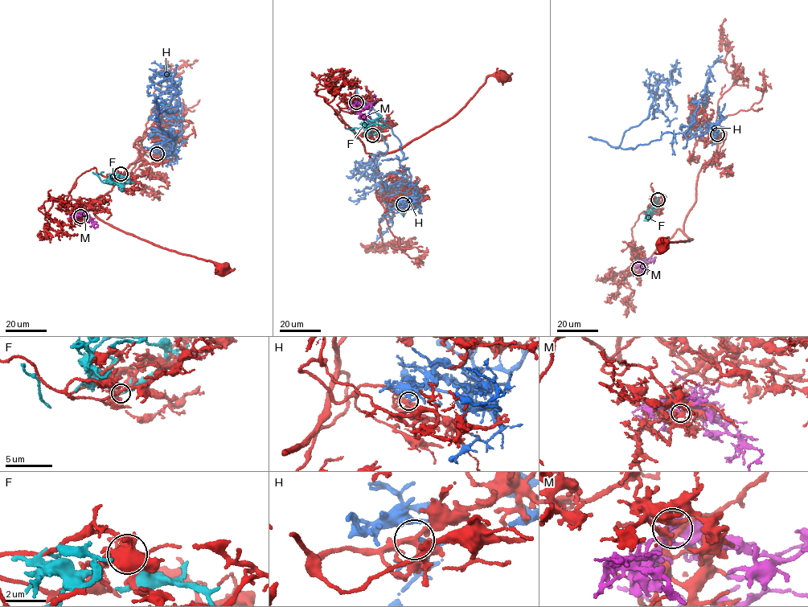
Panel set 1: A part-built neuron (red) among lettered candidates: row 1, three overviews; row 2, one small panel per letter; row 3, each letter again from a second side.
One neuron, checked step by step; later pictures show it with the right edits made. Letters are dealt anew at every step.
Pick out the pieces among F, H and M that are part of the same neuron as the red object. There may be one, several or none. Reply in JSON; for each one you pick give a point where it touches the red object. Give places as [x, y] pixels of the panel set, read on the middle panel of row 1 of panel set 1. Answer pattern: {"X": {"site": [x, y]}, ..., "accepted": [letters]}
{"accepted": []}

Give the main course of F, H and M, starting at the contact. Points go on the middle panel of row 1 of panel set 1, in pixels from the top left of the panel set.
F: (372, 136), (381, 129), (382, 126), (373, 124), (351, 129), (357, 138)
H: (403, 203), (420, 196), (399, 164), (400, 143), (372, 108), (387, 145), (376, 162), (381, 181), (350, 197)
M: (356, 102), (367, 105), (359, 112), (370, 118)

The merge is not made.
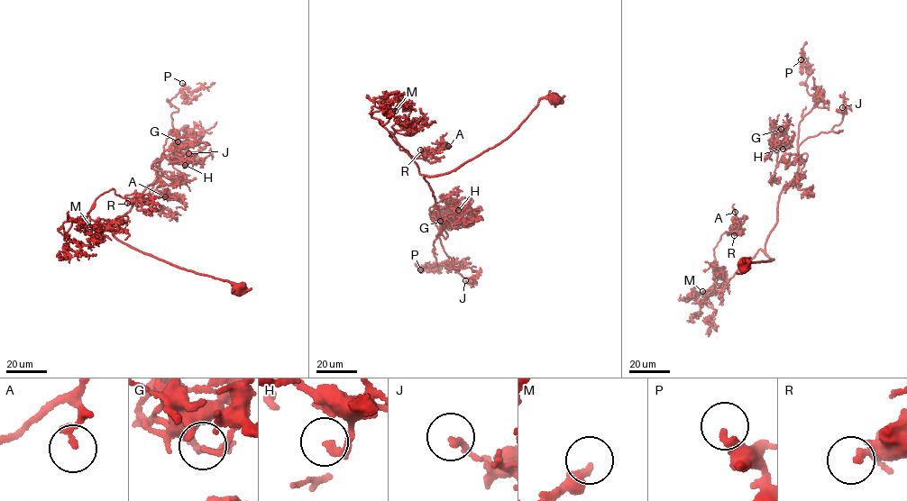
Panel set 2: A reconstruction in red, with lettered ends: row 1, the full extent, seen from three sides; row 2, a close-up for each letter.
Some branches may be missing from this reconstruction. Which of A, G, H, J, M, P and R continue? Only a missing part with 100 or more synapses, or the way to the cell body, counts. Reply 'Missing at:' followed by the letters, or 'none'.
Missing at: M

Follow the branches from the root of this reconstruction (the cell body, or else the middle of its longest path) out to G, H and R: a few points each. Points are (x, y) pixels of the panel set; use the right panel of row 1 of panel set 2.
G: (744, 265), (773, 259), (764, 245), (799, 163), (788, 153), (777, 163), (770, 144), (781, 129)
H: (744, 265), (773, 259), (764, 245), (799, 163), (788, 153), (777, 163), (774, 148), (783, 149)
R: (744, 265), (773, 259), (759, 249), (722, 279), (713, 250), (726, 232), (736, 228), (734, 235)

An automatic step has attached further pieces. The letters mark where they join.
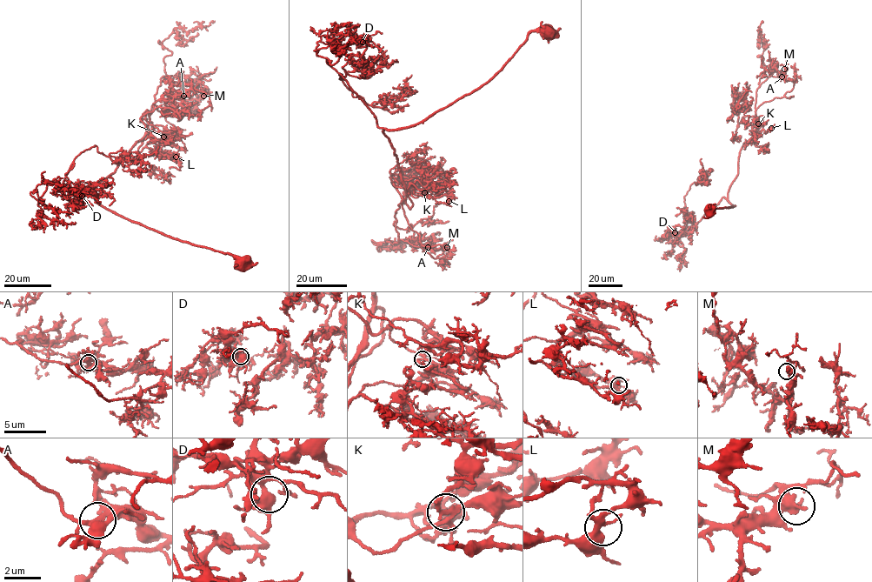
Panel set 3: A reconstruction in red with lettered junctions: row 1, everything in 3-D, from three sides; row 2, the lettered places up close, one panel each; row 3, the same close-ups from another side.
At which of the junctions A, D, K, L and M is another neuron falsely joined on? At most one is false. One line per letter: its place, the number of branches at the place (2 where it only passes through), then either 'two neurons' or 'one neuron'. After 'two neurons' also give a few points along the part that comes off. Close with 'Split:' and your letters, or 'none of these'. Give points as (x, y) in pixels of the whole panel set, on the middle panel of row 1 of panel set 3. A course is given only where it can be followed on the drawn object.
A: place (428, 247); branches 4; one neuron
D: place (362, 42); branches 4; one neuron
K: place (424, 192); branches 4; one neuron
L: place (449, 201); branches 3; one neuron
M: place (447, 247); branches 3; one neuron
Split: none of these

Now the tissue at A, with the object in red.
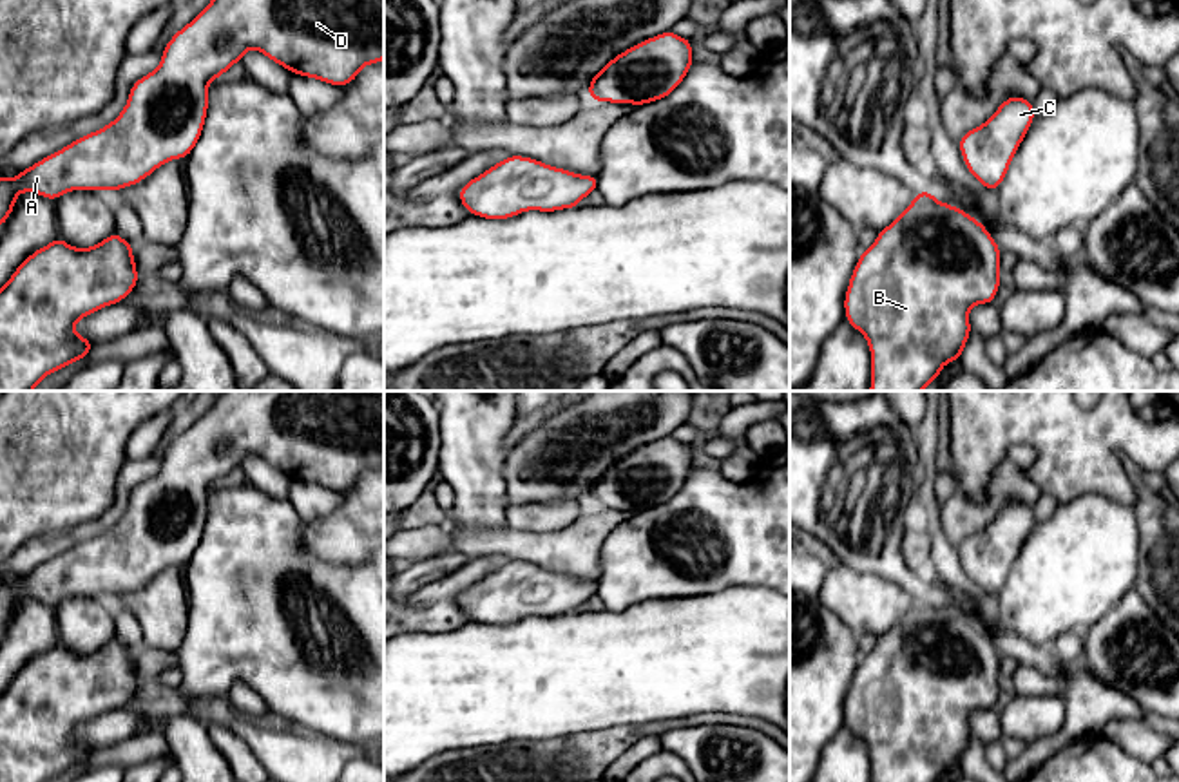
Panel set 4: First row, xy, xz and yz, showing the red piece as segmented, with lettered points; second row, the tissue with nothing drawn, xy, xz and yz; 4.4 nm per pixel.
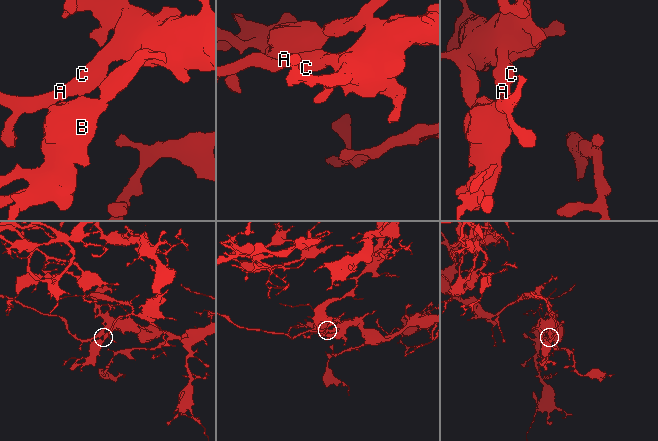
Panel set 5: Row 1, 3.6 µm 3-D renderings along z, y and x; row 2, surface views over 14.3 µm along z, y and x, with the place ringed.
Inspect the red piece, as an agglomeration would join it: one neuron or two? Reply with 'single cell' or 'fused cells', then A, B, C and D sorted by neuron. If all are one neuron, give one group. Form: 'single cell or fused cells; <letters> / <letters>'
single cell; A B C D

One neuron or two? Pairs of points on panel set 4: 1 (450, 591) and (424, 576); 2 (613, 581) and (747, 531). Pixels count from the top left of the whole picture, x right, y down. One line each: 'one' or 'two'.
1: two
2: one

